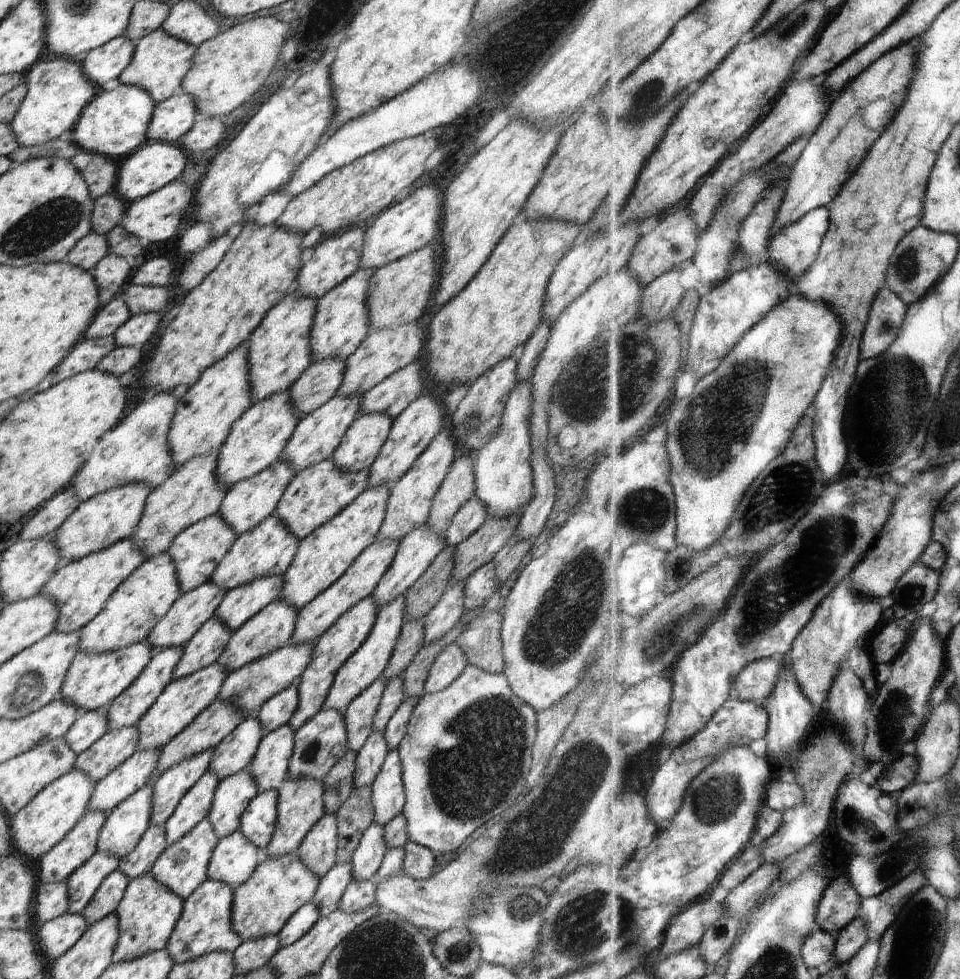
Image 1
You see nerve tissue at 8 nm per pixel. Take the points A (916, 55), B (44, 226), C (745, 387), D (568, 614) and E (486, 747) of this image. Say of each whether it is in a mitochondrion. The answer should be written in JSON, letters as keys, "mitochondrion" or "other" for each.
{"A":"other","B":"mitochondrion","C":"mitochondrion","D":"mitochondrion","E":"mitochondrion"}

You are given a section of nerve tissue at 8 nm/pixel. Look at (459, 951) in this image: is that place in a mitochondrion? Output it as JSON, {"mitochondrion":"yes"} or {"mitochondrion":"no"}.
{"mitochondrion":"yes"}

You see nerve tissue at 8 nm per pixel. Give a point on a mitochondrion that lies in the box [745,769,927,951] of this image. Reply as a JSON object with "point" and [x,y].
{"point":[894,864]}

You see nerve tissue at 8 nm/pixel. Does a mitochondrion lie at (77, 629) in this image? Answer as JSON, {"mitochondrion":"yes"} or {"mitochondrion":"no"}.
{"mitochondrion":"no"}

